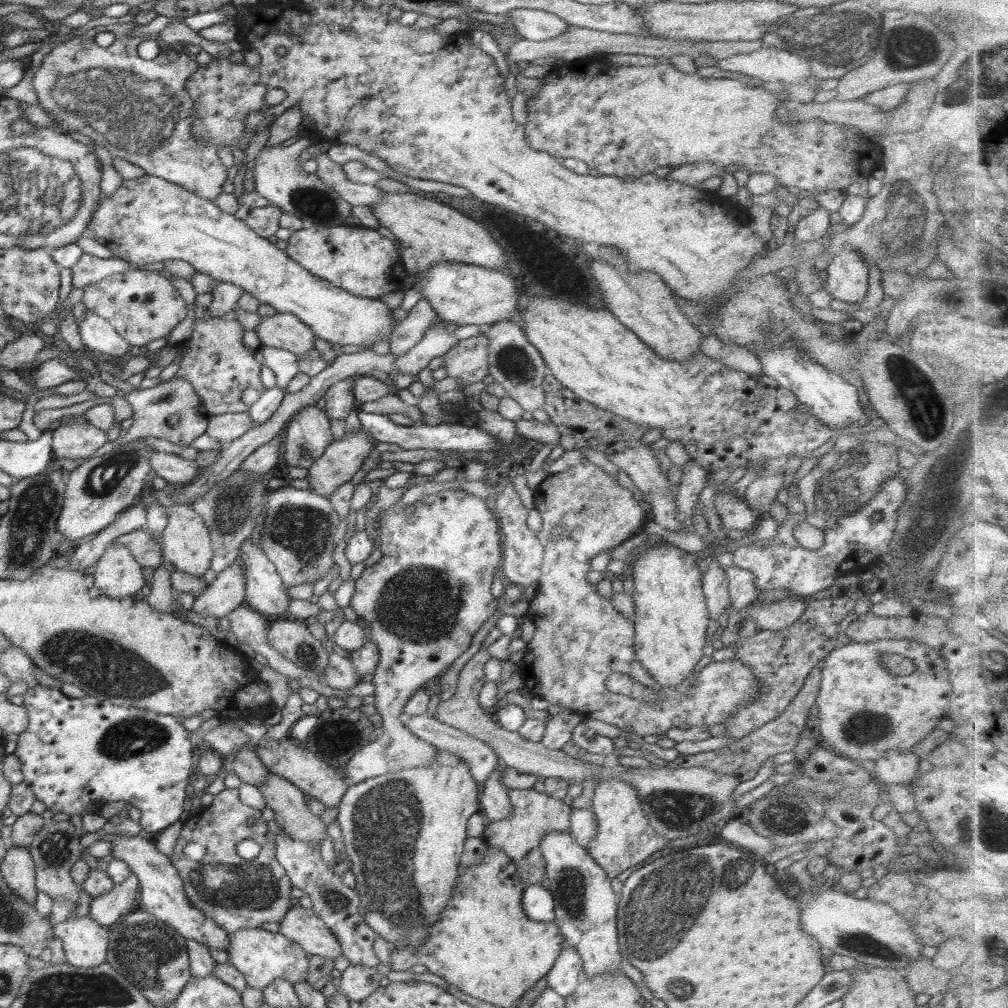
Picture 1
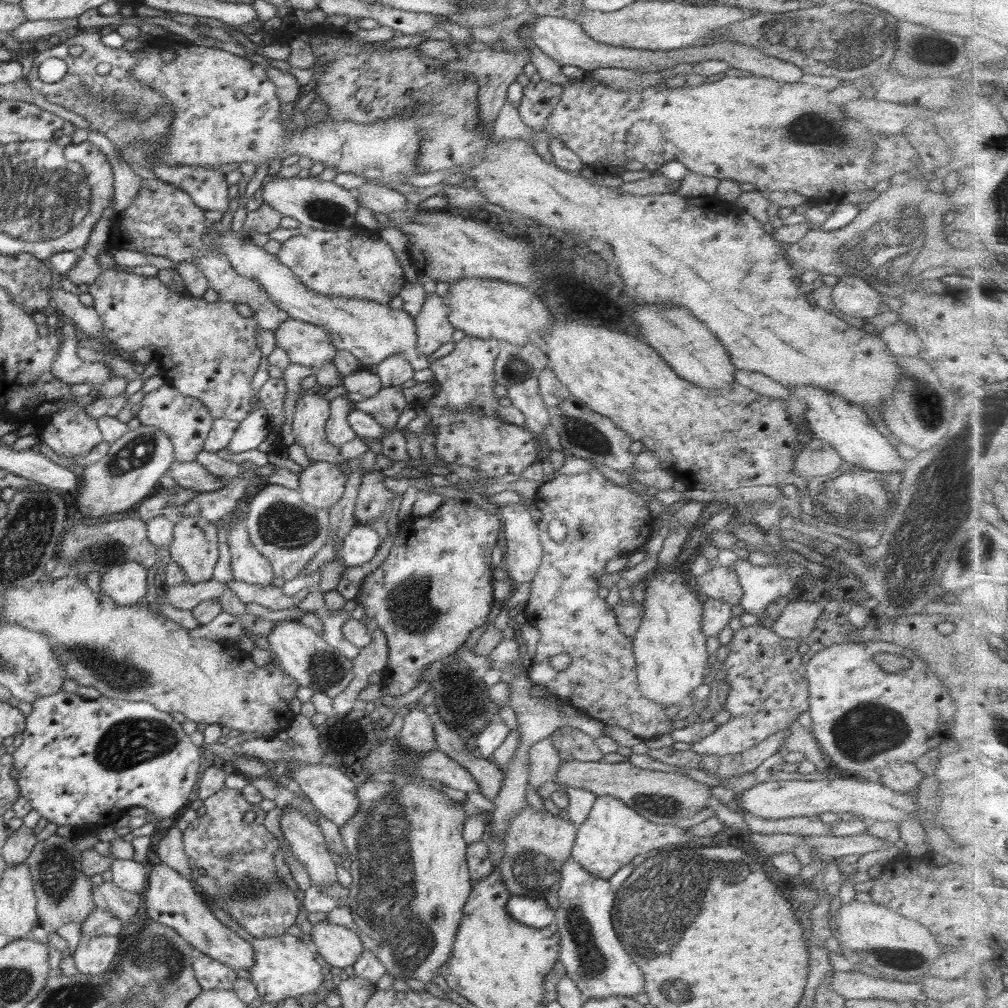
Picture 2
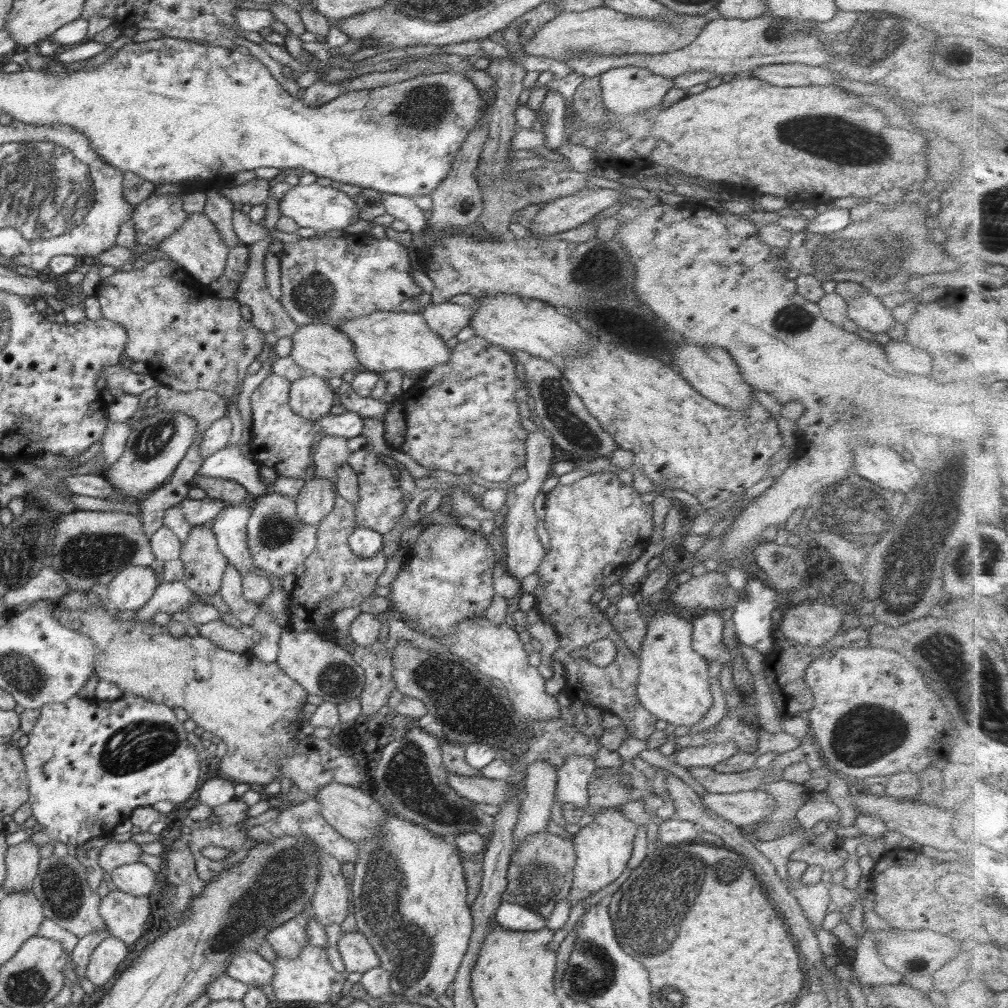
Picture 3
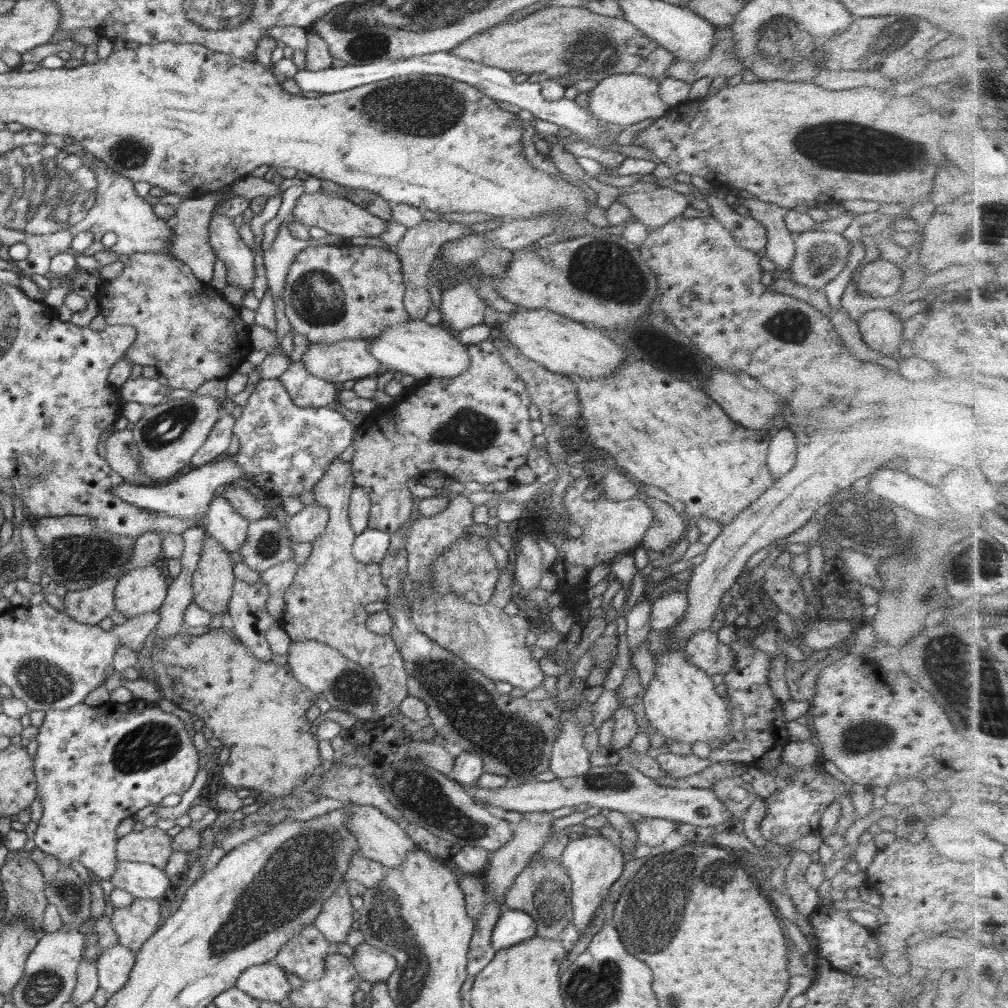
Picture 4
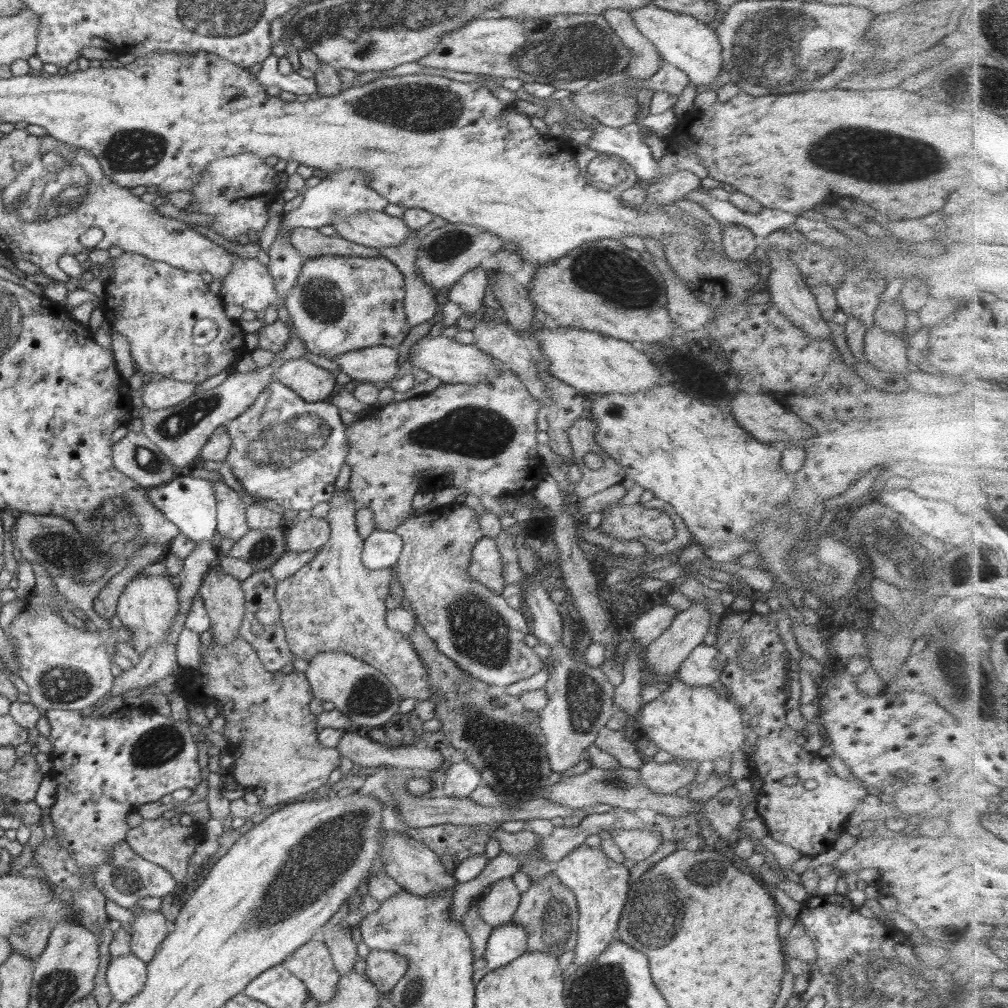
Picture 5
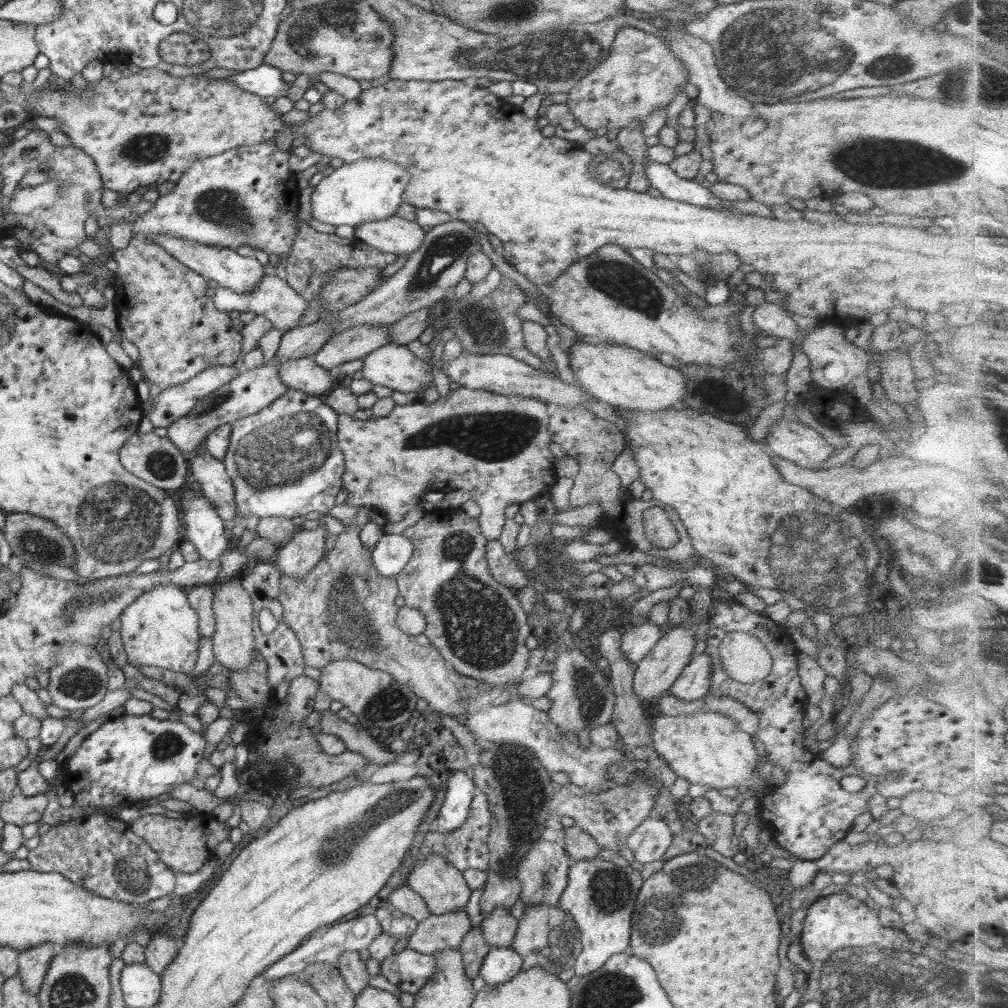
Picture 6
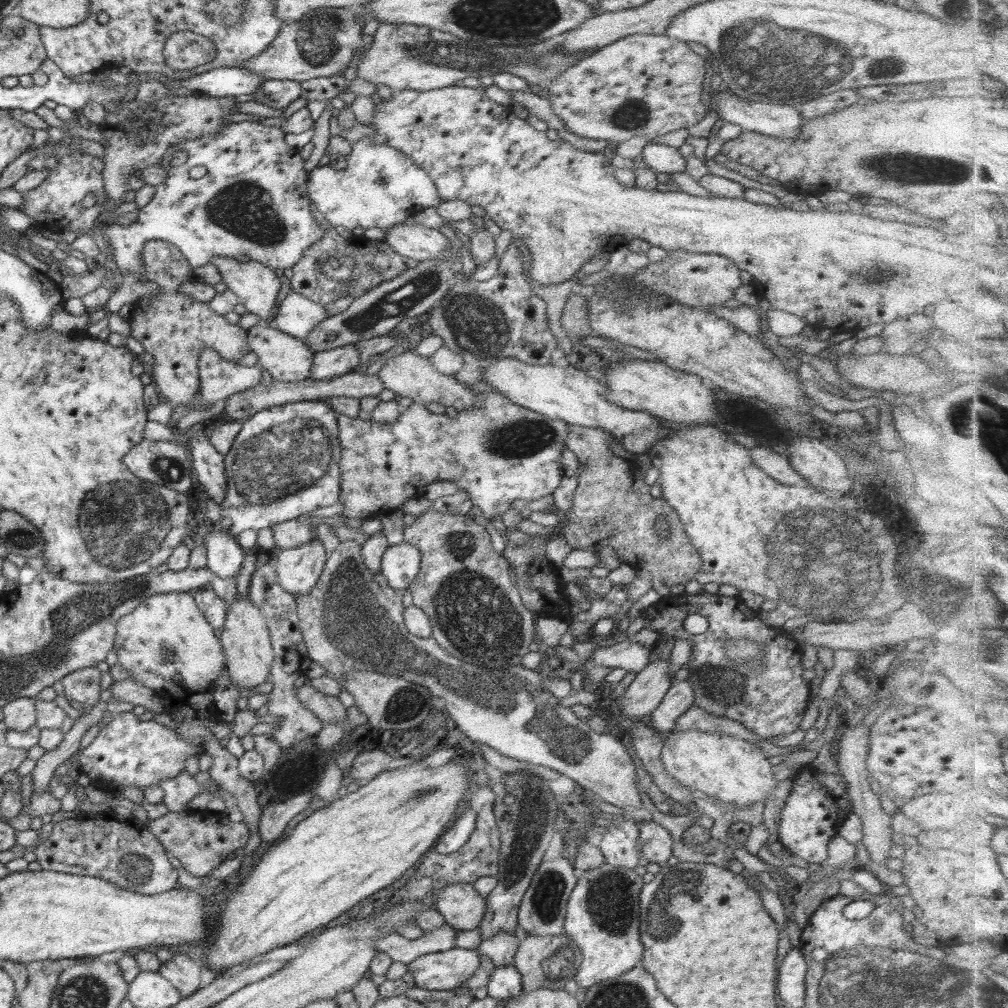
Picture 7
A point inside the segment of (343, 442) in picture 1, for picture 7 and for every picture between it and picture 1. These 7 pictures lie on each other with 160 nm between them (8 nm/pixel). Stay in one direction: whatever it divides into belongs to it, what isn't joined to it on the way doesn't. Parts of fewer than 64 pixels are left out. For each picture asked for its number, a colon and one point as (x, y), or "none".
2: (322, 484)
3: (316, 499)
4: (304, 527)
5: (308, 535)
6: (296, 558)
7: (298, 570)

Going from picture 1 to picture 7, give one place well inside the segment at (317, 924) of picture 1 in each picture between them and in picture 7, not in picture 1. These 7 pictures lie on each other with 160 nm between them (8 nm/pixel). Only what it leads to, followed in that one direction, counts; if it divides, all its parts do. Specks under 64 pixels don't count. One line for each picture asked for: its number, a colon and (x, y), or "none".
2: (340, 947)
3: (357, 954)
4: (374, 966)
5: (384, 969)
6: (409, 970)
7: (448, 970)

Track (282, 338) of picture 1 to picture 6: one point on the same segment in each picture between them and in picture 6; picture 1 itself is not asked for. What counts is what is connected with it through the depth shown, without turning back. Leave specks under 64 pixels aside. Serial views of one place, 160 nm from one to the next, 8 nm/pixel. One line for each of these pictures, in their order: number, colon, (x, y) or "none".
2: (309, 345)
3: (320, 349)
4: (350, 359)
5: (373, 364)
6: (395, 366)

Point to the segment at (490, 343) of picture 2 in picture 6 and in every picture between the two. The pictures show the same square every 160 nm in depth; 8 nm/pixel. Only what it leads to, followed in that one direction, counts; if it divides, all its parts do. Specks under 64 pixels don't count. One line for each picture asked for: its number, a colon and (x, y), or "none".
3: (462, 417)
4: (475, 427)
5: (481, 437)
6: (495, 447)

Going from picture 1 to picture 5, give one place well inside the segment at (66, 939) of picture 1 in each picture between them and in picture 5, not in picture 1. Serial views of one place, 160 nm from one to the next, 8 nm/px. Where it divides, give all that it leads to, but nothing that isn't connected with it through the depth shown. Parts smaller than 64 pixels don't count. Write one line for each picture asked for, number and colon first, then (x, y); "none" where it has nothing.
2: (95, 955)
3: (104, 963)
4: (113, 969)
5: (126, 975)

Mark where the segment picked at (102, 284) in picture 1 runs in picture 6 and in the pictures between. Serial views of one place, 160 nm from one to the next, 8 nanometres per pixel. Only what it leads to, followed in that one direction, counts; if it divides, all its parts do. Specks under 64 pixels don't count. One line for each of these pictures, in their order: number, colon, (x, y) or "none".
2: (208, 351)
3: (190, 339)
4: (185, 329)
5: (154, 305)
6: (162, 307)

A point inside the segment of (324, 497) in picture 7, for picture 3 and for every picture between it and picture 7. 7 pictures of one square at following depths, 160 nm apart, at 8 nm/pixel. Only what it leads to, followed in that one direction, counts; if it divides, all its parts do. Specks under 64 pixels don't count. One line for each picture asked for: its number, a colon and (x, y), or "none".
3: (280, 439)
4: (284, 450)
5: (287, 453)
6: (284, 460)

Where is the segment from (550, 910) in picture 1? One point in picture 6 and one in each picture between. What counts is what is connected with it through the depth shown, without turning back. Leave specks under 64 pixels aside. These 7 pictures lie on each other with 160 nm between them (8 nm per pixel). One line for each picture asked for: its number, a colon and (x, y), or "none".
2: (533, 912)
3: (513, 917)
4: (513, 926)
5: (508, 941)
6: (500, 964)

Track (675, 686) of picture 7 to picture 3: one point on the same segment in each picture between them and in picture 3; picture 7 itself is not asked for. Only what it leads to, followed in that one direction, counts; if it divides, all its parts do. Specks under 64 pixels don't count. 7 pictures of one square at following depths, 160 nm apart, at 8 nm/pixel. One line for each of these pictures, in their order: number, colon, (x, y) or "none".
3: (707, 635)
4: (704, 650)
5: (704, 665)
6: (694, 682)

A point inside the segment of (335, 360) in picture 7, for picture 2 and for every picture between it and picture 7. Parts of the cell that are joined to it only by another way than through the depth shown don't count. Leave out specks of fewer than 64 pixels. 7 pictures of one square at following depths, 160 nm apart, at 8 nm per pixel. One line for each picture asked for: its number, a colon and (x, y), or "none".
2: (351, 262)
3: (329, 280)
4: (336, 292)
5: (339, 304)
6: (355, 342)

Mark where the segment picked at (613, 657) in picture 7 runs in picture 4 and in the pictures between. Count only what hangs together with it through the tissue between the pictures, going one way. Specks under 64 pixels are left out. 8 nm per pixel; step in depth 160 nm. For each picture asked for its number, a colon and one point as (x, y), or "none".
4: (667, 611)
5: (651, 625)
6: (636, 644)

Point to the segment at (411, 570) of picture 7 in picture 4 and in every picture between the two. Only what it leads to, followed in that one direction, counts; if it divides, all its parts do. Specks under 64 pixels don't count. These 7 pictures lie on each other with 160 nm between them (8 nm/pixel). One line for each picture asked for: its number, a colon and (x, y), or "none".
4: (371, 546)
5: (382, 549)
6: (393, 551)

